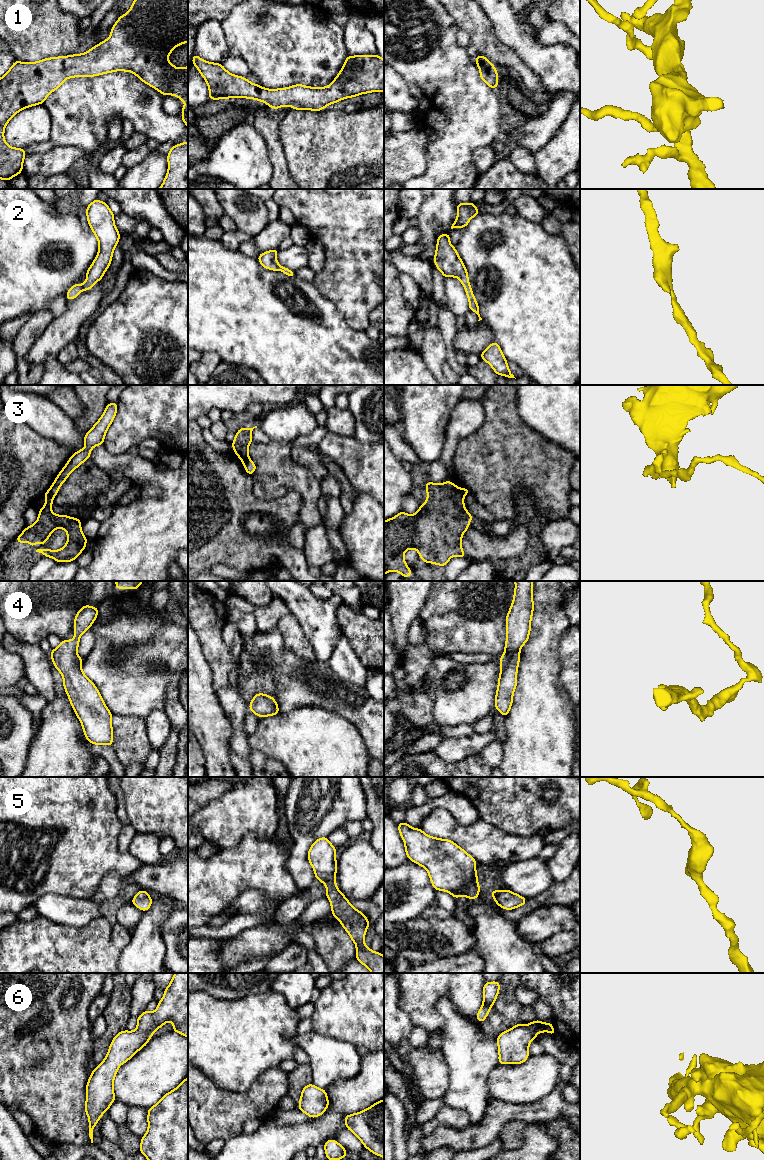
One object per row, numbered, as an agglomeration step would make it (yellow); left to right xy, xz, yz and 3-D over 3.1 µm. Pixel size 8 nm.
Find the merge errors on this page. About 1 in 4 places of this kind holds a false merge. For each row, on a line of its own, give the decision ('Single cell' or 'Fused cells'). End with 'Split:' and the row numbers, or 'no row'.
1: Single cell
2: Single cell
3: Fused cells
4: Single cell
5: Single cell
6: Single cell
Split: 3

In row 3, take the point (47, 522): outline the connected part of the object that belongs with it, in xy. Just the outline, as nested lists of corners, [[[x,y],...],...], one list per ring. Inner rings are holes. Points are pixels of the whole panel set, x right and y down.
[[[47,491],[43,497],[45,505],[40,509],[37,521],[24,529],[17,537],[16,543],[29,542],[33,548],[38,542],[45,544],[55,529],[62,528],[67,532],[67,544],[60,550],[37,549],[36,552],[43,553],[44,557],[52,557],[55,561],[72,562],[85,550],[87,538],[82,532],[80,519],[67,515],[56,515],[52,512],[53,497]]]

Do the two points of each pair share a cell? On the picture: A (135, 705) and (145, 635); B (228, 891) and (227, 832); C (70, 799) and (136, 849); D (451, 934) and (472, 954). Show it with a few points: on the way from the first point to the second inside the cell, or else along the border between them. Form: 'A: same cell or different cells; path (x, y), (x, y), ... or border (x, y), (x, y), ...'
A: different cells; border (161, 627), (149, 640), (129, 646), (122, 652)
B: different cells; border (246, 833), (235, 845), (219, 847)
C: different cells; border (127, 851), (142, 863)
D: different cells; border (474, 946), (459, 954), (445, 956)

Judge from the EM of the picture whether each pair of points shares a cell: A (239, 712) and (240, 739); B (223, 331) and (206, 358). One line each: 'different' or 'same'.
A: same
B: different

